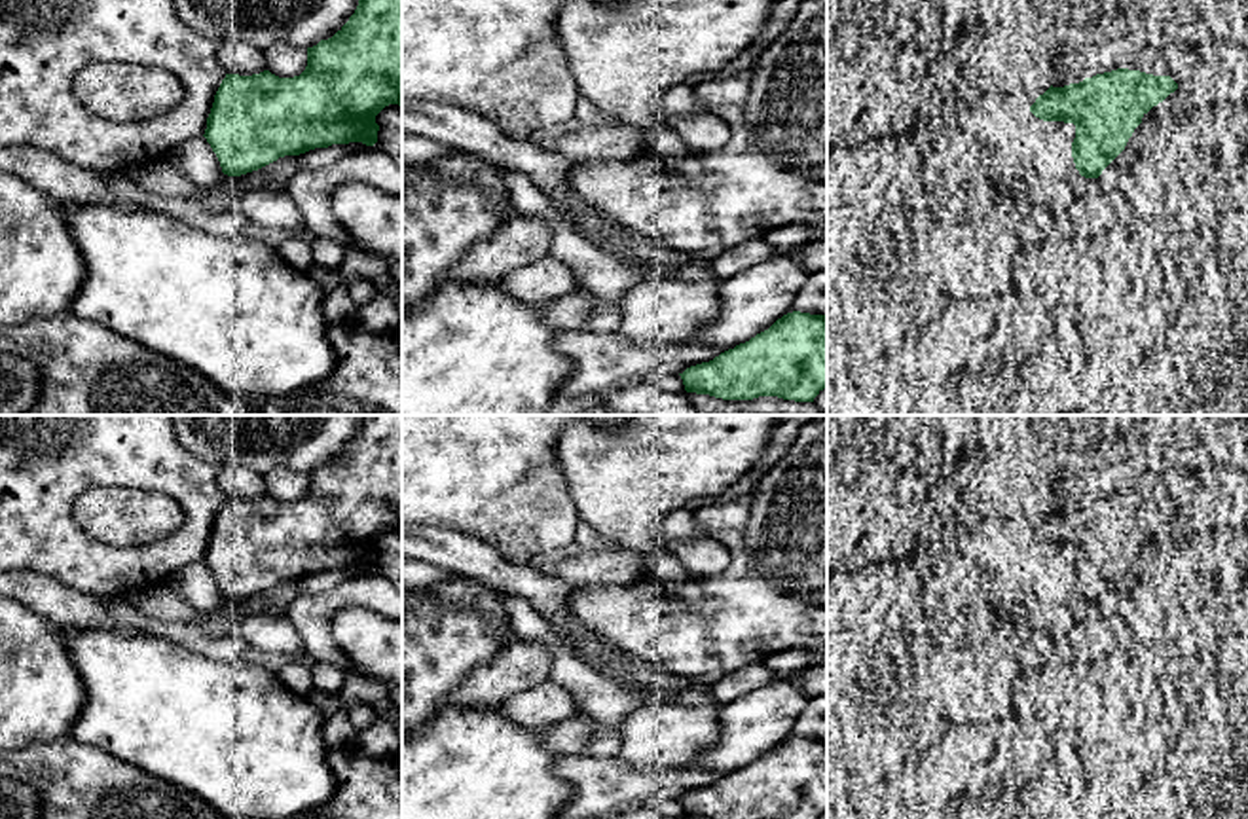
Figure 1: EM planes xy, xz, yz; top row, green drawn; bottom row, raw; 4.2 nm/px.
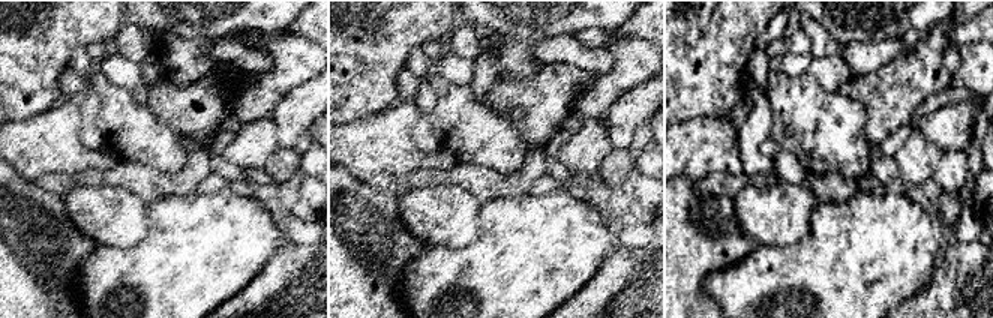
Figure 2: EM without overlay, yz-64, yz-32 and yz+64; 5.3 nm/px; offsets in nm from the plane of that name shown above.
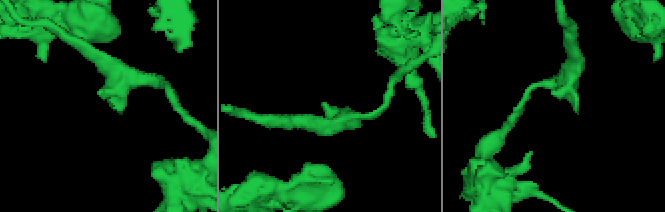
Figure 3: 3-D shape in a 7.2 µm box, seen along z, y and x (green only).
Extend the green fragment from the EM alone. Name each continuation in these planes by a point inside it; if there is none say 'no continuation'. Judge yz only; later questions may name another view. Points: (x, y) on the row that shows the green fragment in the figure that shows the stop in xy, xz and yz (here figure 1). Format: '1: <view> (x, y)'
no continuation

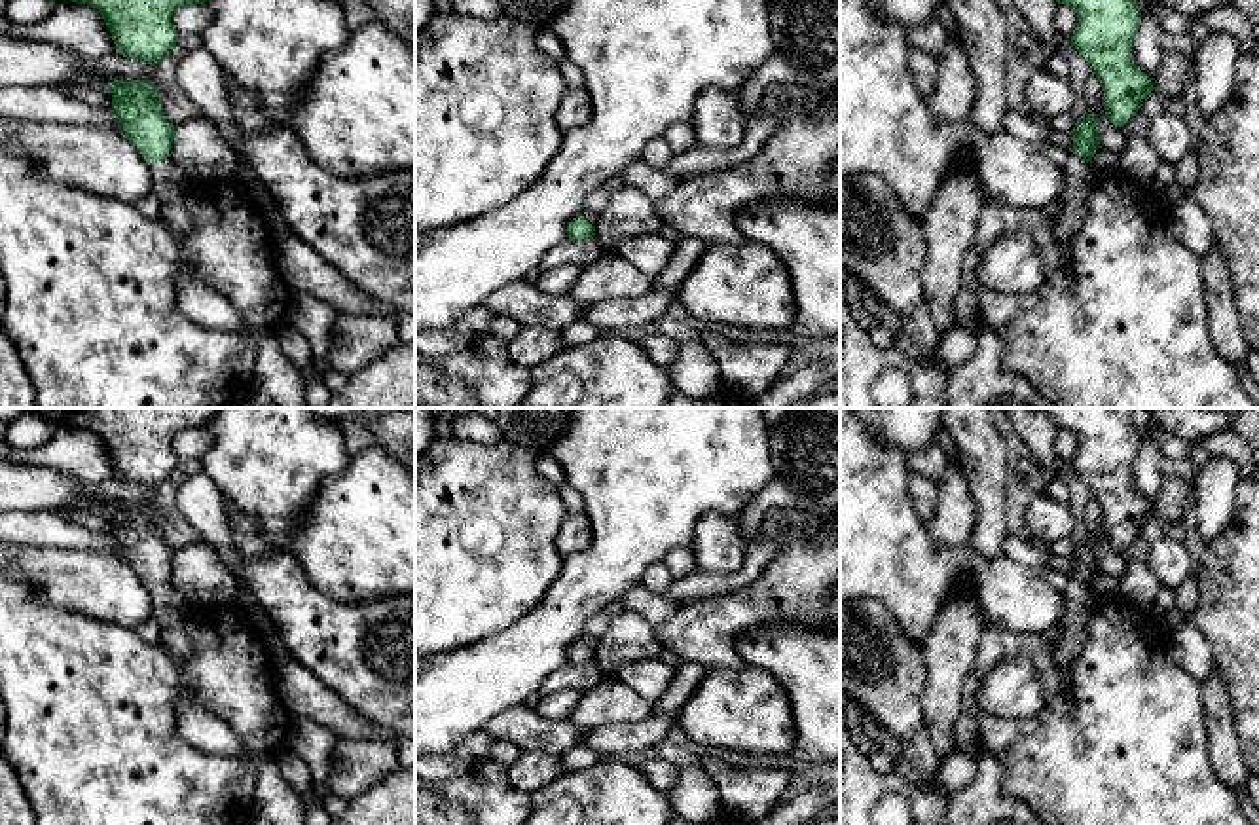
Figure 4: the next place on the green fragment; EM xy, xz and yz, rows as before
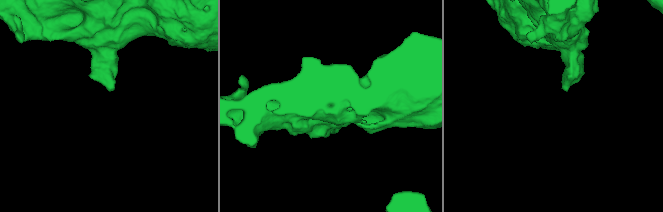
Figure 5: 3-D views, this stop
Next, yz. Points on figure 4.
1: yz (1079, 179)

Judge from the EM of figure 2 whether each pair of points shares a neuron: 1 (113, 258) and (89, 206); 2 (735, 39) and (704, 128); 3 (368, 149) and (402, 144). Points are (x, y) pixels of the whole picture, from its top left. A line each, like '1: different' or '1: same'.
1: different
2: different
3: same

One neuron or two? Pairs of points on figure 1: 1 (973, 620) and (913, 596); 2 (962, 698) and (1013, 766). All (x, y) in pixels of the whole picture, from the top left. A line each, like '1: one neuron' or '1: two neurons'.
1: one neuron
2: two neurons

